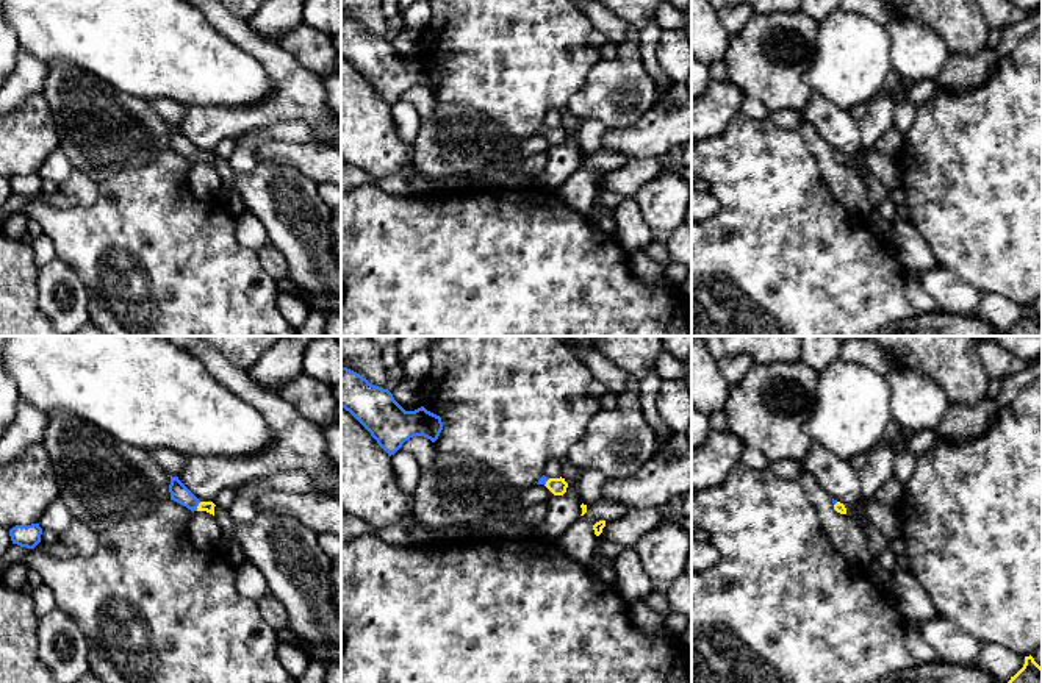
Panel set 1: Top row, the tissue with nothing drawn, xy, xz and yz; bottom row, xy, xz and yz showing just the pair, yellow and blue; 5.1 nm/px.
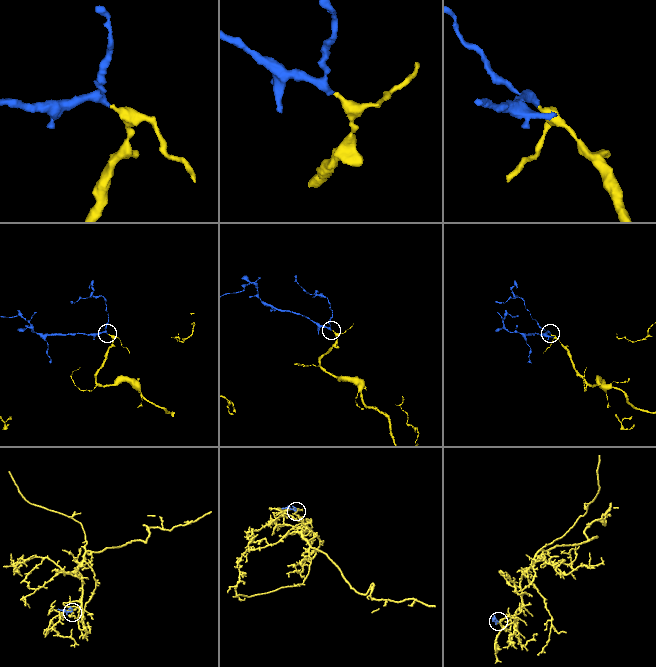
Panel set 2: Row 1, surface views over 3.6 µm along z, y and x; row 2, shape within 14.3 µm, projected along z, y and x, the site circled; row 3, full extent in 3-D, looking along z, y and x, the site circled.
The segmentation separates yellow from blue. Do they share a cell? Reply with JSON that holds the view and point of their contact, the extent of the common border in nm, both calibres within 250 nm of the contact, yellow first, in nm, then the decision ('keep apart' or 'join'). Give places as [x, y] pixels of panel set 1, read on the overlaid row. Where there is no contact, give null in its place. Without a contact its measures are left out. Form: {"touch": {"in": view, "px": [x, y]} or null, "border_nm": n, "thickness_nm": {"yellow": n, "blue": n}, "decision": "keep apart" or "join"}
{"touch": {"in": "xy", "px": [197, 507]}, "border_nm": 50, "thickness_nm": {"yellow": 60, "blue": 100}, "decision": "join"}

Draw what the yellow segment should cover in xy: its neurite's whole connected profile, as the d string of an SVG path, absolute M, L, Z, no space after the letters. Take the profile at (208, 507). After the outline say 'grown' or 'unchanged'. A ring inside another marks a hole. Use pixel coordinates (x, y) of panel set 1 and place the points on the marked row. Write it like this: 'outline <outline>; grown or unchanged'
outline M171 475L169 485L171 500L186 506L194 511L207 511L214 516L214 503L213 502L200 502L180 480L178 477Z; grown

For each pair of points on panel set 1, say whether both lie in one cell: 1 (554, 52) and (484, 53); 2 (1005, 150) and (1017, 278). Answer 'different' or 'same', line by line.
1: same
2: same

